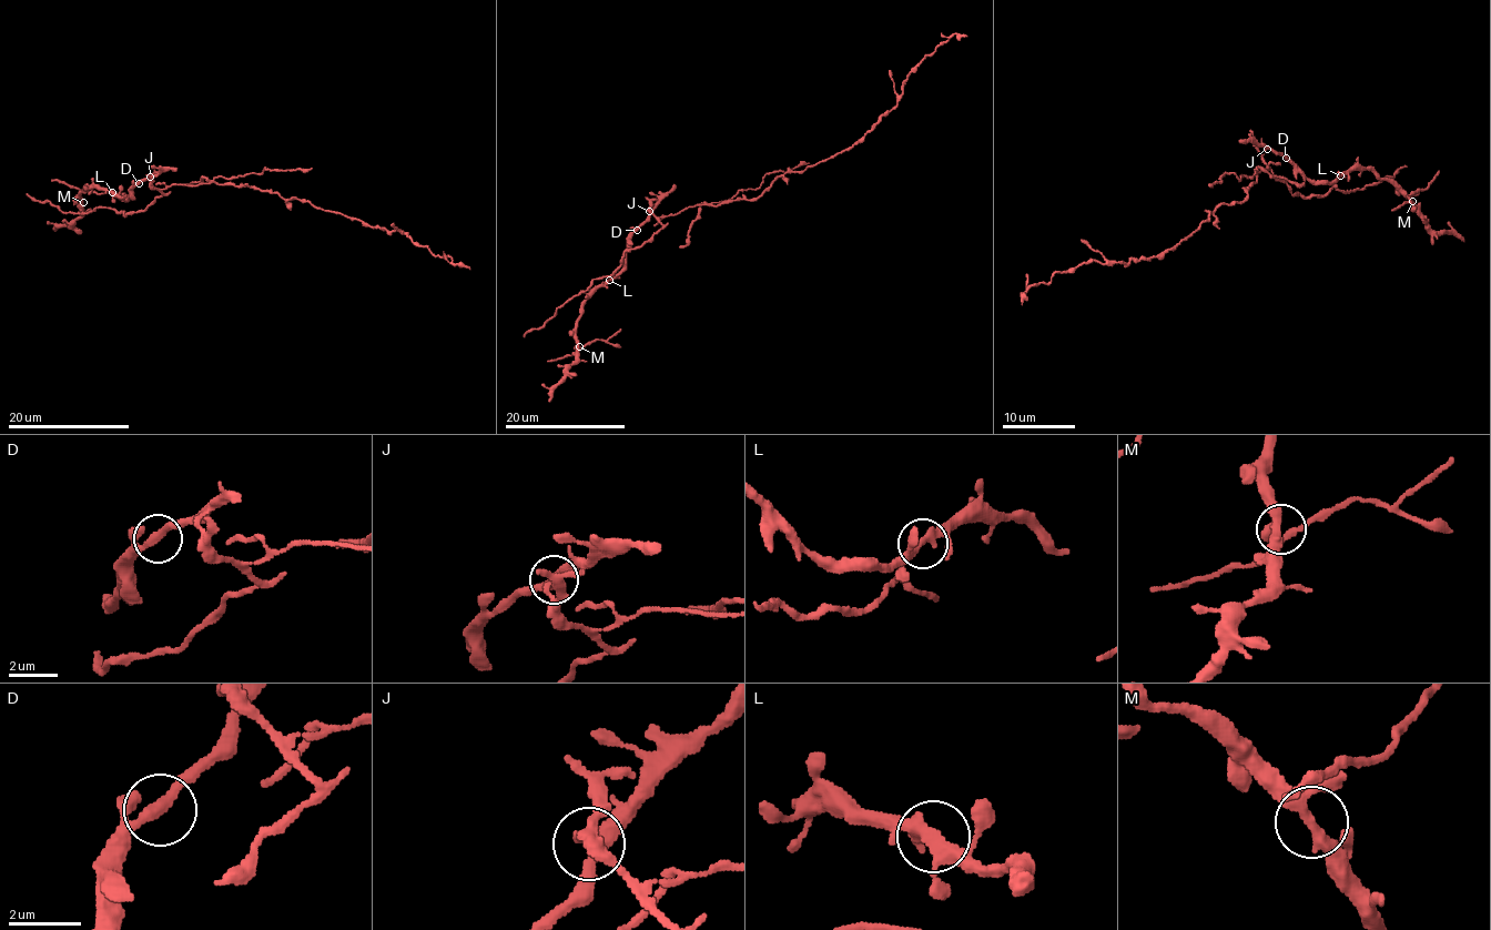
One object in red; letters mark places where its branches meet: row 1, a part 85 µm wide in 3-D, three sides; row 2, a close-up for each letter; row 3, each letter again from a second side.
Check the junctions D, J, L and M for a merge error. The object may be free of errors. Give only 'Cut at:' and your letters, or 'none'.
Cut at: J

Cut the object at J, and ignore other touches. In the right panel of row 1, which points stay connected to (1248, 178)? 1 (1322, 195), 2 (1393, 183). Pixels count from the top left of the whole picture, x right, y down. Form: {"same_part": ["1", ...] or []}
{"same_part": ["1"]}

